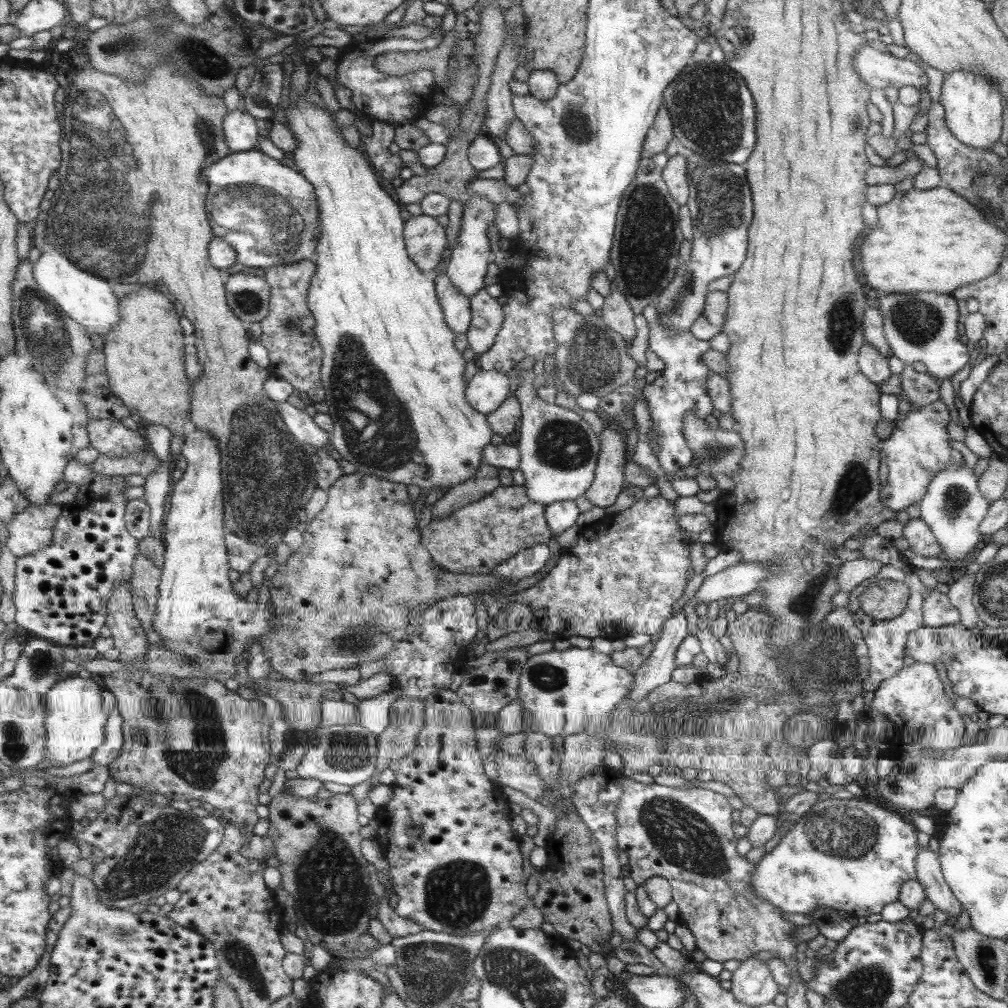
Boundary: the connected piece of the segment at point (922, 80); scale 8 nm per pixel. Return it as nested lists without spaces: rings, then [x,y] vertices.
[[[868,44],[855,54],[854,67],[862,81],[872,88],[882,90],[887,86],[897,89],[914,86],[920,90],[927,84],[925,72],[909,57],[895,58],[888,53],[873,50]]]

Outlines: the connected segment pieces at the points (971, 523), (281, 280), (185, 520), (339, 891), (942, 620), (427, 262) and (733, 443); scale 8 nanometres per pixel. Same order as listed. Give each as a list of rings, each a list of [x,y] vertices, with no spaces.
[[[963,463],[943,465],[931,478],[926,494],[918,505],[918,518],[927,523],[939,546],[942,546],[939,558],[945,560],[950,570],[959,568],[963,556],[979,542],[979,521],[985,518],[989,508],[989,502],[977,492],[975,474]]]
[[[311,261],[275,266],[263,270],[263,279],[271,286],[270,314],[262,321],[261,336],[257,339],[268,352],[269,364],[265,368],[271,376],[277,376],[289,383],[293,389],[305,393],[309,401],[323,403],[325,391],[322,388],[322,347],[314,336],[315,320],[306,304],[311,278],[315,275],[315,264]]]
[[[194,429],[191,433],[187,434],[186,440],[183,444],[181,452],[181,460],[185,464],[183,477],[174,483],[174,489],[169,496],[169,510],[165,518],[164,527],[164,538],[163,543],[165,545],[165,563],[163,566],[162,581],[160,584],[160,599],[158,600],[158,605],[156,608],[156,617],[154,620],[154,627],[156,632],[164,638],[164,646],[171,652],[178,652],[179,654],[184,654],[188,656],[202,674],[205,676],[199,676],[208,678],[212,674],[218,674],[222,672],[223,674],[234,674],[235,673],[235,658],[237,656],[243,655],[244,657],[249,656],[249,652],[246,652],[247,644],[257,644],[260,636],[267,634],[272,630],[271,620],[274,618],[274,610],[267,604],[257,604],[249,603],[245,601],[245,598],[238,596],[233,591],[231,587],[232,583],[229,582],[227,578],[227,570],[229,570],[229,565],[227,562],[226,546],[223,539],[223,525],[225,523],[224,514],[224,502],[222,501],[222,469],[221,469],[221,453],[218,449],[217,442],[214,441],[213,434],[207,434],[206,431]]]
[[[283,790],[271,799],[267,805],[269,810],[269,827],[266,836],[271,839],[275,847],[275,857],[279,861],[279,873],[281,874],[281,886],[289,893],[292,900],[292,908],[295,910],[297,925],[306,930],[308,939],[312,945],[321,946],[329,954],[334,956],[350,955],[351,952],[374,951],[380,944],[367,934],[367,926],[361,920],[359,926],[359,914],[369,916],[373,894],[369,888],[369,876],[367,876],[367,862],[359,854],[359,824],[357,824],[357,812],[355,812],[355,800],[349,794],[333,794],[325,800],[317,799],[309,802],[307,799],[289,795]]]
[[[935,588],[929,589],[928,597],[924,600],[922,617],[924,625],[931,628],[960,622],[957,609],[948,601],[947,595]]]
[[[411,216],[402,230],[406,237],[406,254],[419,270],[432,272],[441,262],[445,247],[445,227],[435,217]]]
[[[691,411],[682,414],[682,440],[692,454],[697,472],[710,477],[715,474],[729,477],[740,468],[740,462],[746,454],[746,445],[735,428],[731,431],[723,430],[719,426],[716,429],[708,428],[704,419],[696,417]]]

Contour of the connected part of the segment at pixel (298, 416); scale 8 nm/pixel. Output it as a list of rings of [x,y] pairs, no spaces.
[[[286,401],[283,403],[272,402],[276,406],[278,415],[284,422],[285,428],[289,434],[300,444],[309,444],[315,449],[325,449],[326,444],[330,444],[331,433],[321,430],[311,416],[308,416],[304,410],[291,406]]]

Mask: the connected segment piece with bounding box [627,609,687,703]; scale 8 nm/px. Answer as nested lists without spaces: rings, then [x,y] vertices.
[[[679,609],[667,618],[650,657],[634,672],[631,691],[627,694],[632,703],[656,686],[670,681],[671,671],[675,667],[675,651],[686,636],[687,620],[683,610]]]

